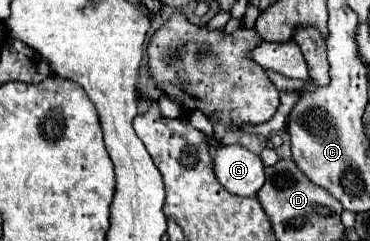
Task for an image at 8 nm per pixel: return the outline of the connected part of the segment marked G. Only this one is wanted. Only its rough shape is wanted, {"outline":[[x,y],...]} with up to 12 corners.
{"outline":[[220,146],[214,174],[236,196],[256,196],[262,160],[242,146]]}

